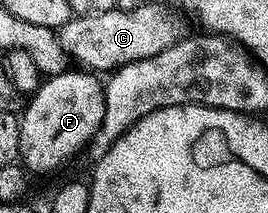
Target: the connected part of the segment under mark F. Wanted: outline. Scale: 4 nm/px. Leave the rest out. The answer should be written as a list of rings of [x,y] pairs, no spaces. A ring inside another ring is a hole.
[[[68,69],[40,82],[39,90],[28,98],[31,100],[28,101],[27,108],[21,111],[19,121],[21,125],[21,149],[19,154],[28,172],[51,171],[54,167],[61,166],[66,159],[73,158],[82,147],[84,150],[90,144],[105,117],[104,84],[101,82],[100,76],[95,73],[88,73],[83,69],[77,70],[79,71]]]

